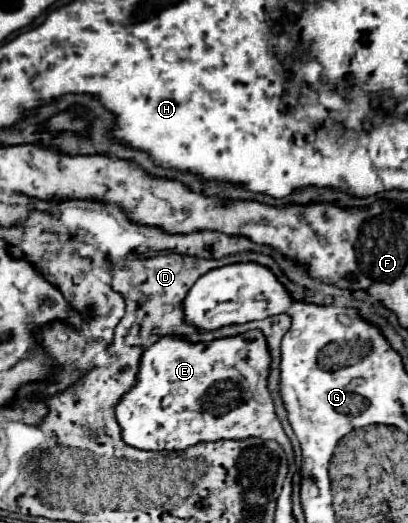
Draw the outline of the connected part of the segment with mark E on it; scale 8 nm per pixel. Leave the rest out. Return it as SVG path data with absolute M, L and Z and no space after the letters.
M260 329L220 337L214 341L192 343L182 335L166 335L148 347L142 355L138 383L130 389L116 407L116 419L122 427L122 439L138 449L184 449L200 441L218 439L274 439L282 447L292 447L284 427L274 411L274 399L268 389L272 355L266 337Z

